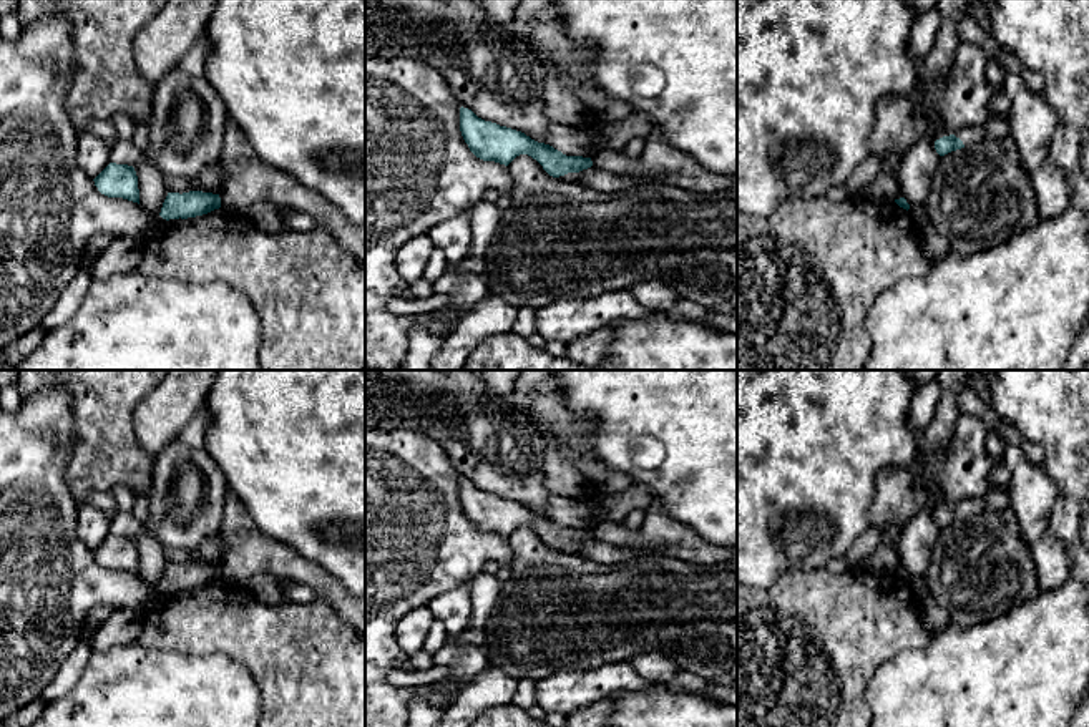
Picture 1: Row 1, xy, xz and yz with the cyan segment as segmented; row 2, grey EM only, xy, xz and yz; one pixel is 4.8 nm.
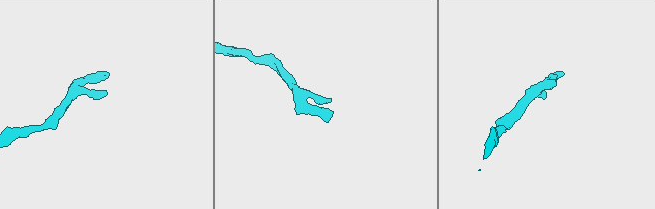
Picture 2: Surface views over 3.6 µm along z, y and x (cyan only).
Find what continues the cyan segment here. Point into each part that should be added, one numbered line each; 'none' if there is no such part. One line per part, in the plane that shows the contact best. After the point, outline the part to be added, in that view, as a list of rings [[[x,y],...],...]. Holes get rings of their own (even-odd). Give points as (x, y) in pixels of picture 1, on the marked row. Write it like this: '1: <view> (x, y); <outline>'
1: yz (970, 135); [[[973,124],[973,126],[964,126],[958,131],[955,131],[955,133],[938,134],[933,141],[936,141],[943,136],[950,136],[950,134],[955,134],[956,138],[960,138],[964,146],[979,143],[986,138],[984,129],[981,128],[981,124]]]

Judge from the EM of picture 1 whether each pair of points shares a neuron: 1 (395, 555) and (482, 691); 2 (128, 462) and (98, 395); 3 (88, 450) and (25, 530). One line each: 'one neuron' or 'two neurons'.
1: two neurons
2: one neuron
3: two neurons

